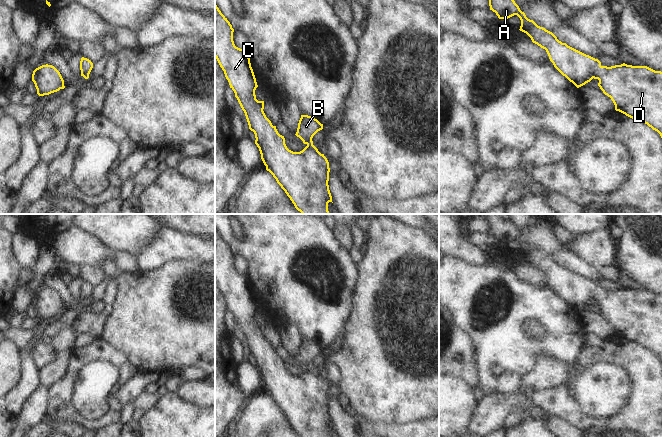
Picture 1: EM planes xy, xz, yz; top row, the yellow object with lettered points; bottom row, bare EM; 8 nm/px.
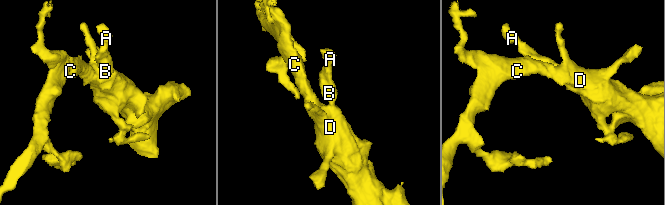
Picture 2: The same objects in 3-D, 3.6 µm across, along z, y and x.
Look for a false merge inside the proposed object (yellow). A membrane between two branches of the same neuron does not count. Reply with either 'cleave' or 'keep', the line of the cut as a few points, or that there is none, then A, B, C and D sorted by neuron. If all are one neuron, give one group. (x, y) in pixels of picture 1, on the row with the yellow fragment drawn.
keep | no cut | A B C D

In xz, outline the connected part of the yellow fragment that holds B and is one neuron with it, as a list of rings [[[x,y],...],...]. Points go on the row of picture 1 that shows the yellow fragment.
[[[215,3],[215,58],[245,113],[249,129],[255,134],[255,144],[259,148],[266,170],[273,175],[295,208],[302,214],[329,214],[328,203],[332,202],[328,185],[329,162],[324,154],[321,154],[313,145],[312,141],[313,136],[323,129],[323,124],[311,116],[301,115],[295,135],[307,146],[300,152],[293,152],[287,148],[284,136],[278,133],[276,126],[272,125],[263,111],[264,101],[256,99],[255,90],[258,85],[249,54],[246,50],[235,46],[233,32],[232,25]]]

